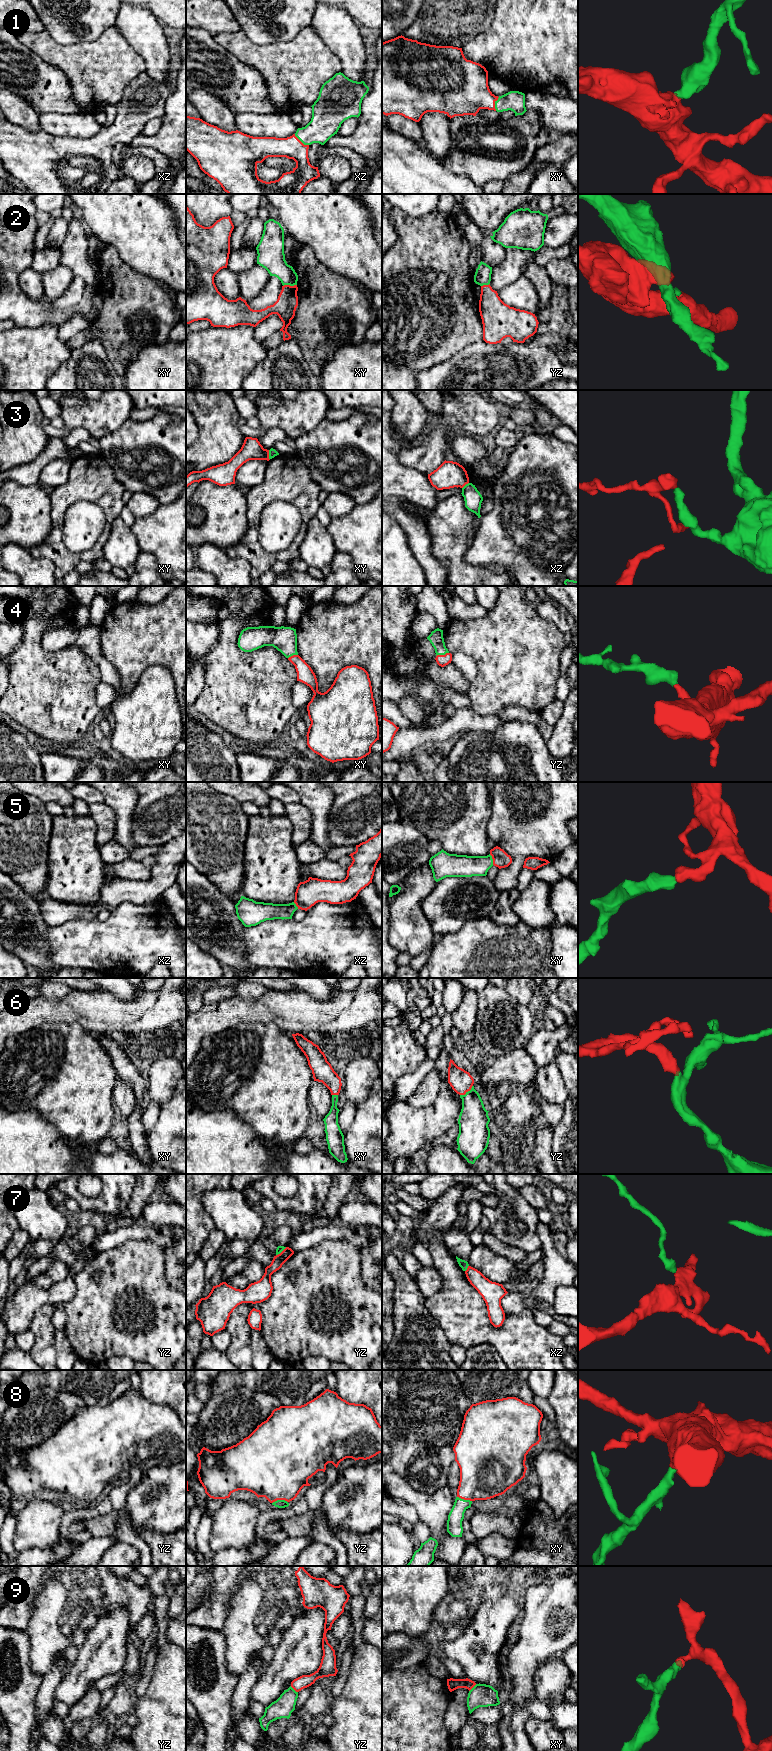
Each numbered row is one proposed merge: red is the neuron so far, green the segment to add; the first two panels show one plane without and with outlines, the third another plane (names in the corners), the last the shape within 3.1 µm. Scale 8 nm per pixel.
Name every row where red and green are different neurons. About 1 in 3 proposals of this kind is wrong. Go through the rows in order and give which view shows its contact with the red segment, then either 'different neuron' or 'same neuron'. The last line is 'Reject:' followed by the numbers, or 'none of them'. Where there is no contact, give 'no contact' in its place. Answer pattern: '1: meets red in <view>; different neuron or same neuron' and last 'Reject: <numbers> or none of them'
1: meets red in xz; same neuron
2: meets red in xy; same neuron
3: meets red in xy; different neuron
4: meets red in yz; same neuron
5: meets red in xy; same neuron
6: meets red in yz; same neuron
7: meets red in xz; different neuron
8: meets red in yz; same neuron
9: meets red in yz; different neuron
Reject: 3, 7, 9

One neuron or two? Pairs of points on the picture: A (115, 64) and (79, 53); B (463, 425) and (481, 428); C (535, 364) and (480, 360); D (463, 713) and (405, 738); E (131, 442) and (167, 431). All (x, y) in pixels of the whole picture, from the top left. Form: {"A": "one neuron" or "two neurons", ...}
{"A": "one neuron", "B": "one neuron", "C": "one neuron", "D": "one neuron", "E": "one neuron"}

